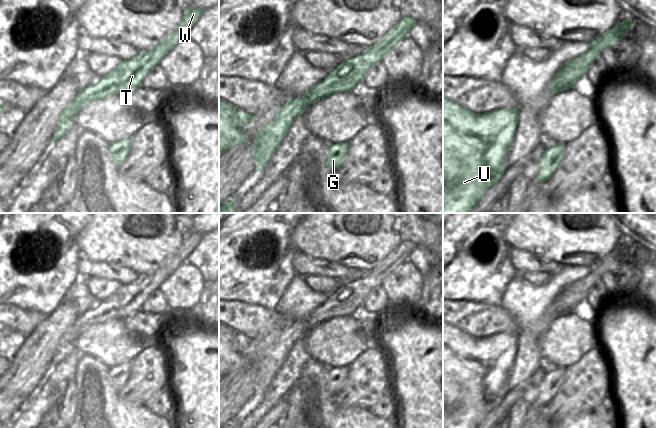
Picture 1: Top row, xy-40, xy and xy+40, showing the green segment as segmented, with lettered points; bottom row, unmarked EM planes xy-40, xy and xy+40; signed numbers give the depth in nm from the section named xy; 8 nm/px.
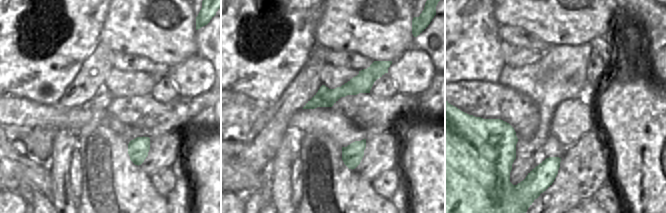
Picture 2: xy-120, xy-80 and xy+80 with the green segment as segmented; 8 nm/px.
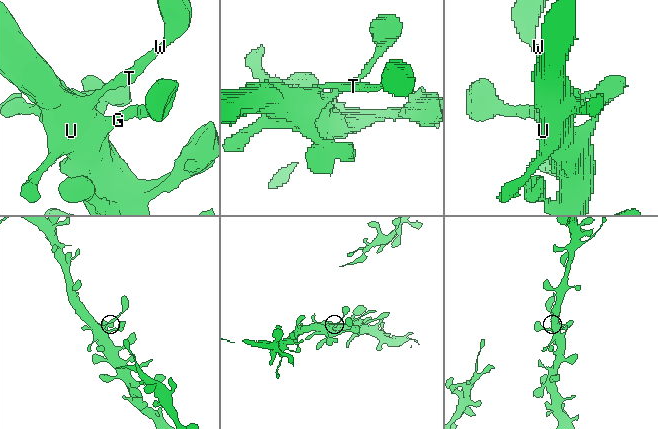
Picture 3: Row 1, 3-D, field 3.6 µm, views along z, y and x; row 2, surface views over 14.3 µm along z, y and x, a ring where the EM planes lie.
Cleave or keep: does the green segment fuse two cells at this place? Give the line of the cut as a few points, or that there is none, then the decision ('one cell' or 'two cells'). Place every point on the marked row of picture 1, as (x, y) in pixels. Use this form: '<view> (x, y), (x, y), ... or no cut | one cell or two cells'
no cut | one cell

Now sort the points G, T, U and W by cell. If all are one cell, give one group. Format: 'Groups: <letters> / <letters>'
Groups: G T U W

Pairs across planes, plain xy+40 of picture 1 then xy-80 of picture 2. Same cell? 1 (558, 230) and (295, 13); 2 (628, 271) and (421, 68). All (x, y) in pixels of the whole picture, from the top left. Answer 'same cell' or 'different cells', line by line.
1: different cells
2: same cell

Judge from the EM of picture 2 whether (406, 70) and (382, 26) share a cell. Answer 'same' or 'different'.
different

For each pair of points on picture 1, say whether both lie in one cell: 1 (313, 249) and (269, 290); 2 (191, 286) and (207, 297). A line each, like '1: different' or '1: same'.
1: different
2: different

